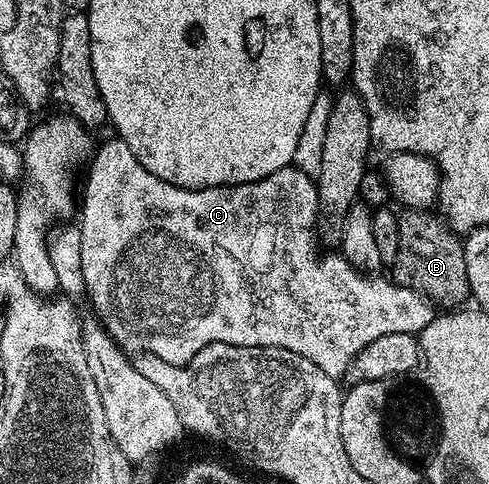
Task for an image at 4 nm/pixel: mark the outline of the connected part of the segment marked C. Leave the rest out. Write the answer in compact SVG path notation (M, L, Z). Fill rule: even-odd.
M110 137L105 144L98 146L88 160L89 176L85 179L85 196L79 199L79 230L81 233L81 264L83 265L83 281L87 299L93 302L92 310L109 332L114 342L125 353L144 353L154 355L168 363L184 365L212 343L230 343L244 347L278 347L291 353L299 353L307 357L323 373L334 377L344 376L351 361L371 341L378 337L387 337L387 333L407 333L417 335L432 321L435 314L434 304L422 299L419 293L393 282L392 278L376 279L373 273L362 273L352 263L345 260L344 255L320 255L317 252L317 223L319 224L319 197L314 176L303 173L295 166L284 167L271 173L266 179L254 183L236 183L230 187L203 187L200 191L192 191L189 187L176 187L155 173L147 173L143 165L131 153L129 146L116 137Z

